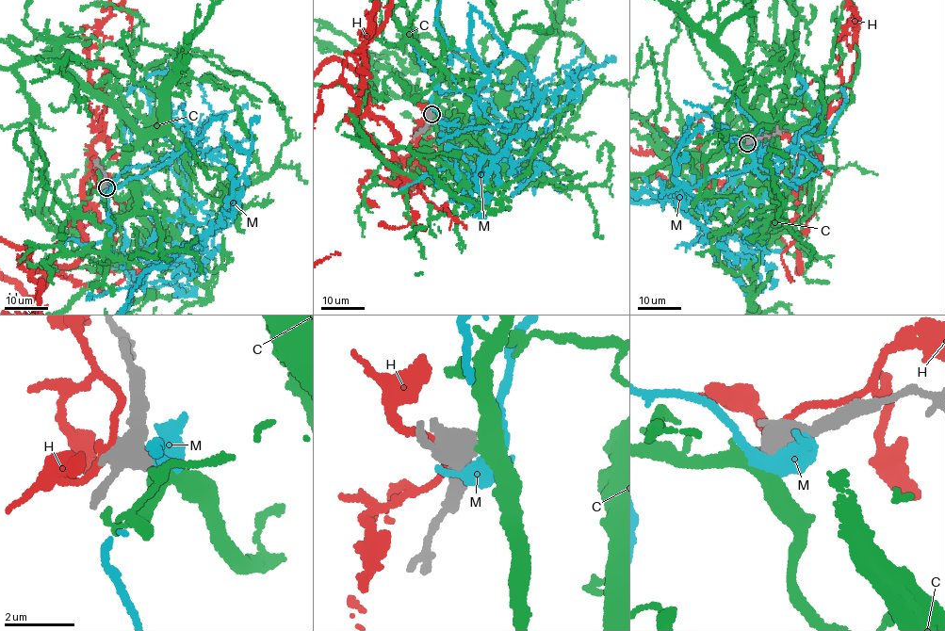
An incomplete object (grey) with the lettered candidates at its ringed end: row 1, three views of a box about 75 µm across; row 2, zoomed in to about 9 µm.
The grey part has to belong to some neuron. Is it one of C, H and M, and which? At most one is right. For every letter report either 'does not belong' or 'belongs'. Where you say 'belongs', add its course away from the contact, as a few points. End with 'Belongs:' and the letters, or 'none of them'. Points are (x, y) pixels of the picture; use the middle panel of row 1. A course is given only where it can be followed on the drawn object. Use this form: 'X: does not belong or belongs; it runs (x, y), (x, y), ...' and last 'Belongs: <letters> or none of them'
C: belongs; it runs (432, 115), (441, 101), (473, 115), (545, 30), (574, 37), (593, 59), (592, 93), (519, 115)
H: does not belong
M: does not belong
Belongs: C

